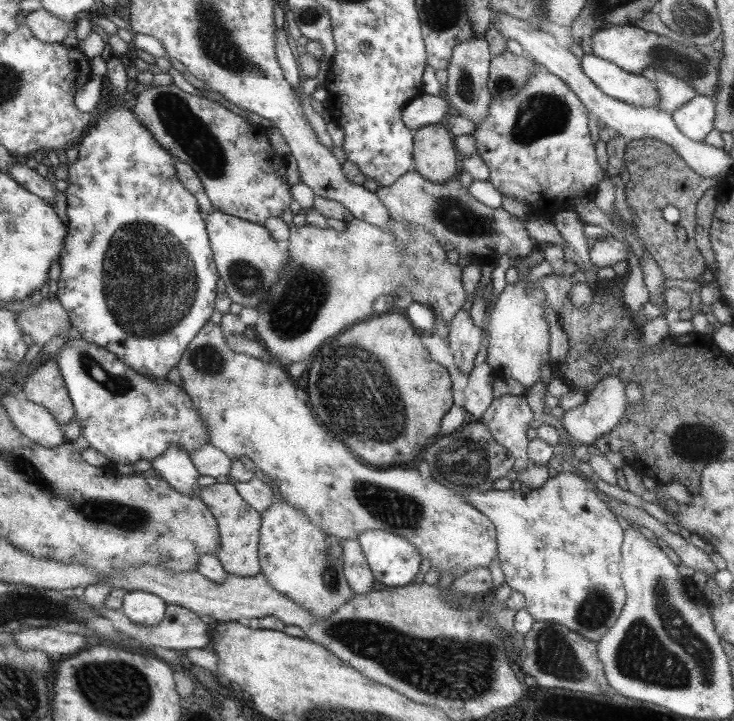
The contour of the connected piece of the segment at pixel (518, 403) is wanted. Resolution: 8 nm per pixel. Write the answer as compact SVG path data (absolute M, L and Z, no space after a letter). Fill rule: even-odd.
M523 395L493 398L480 420L491 438L506 448L512 458L512 471L516 474L527 467L528 440L525 432L531 421L533 414Z

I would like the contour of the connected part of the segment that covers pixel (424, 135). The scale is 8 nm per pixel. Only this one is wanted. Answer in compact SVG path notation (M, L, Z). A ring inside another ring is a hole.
M437 125L418 128L412 135L412 161L420 175L432 183L442 183L455 174L455 150L447 129Z

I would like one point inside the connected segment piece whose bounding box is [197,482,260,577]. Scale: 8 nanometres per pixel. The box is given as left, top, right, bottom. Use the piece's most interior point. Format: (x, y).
(238, 525)

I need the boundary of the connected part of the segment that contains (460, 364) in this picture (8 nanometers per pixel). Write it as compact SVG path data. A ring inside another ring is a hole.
M461 306L448 322L447 345L453 355L453 364L467 376L475 365L476 352L480 349L482 330L474 326L469 312Z

